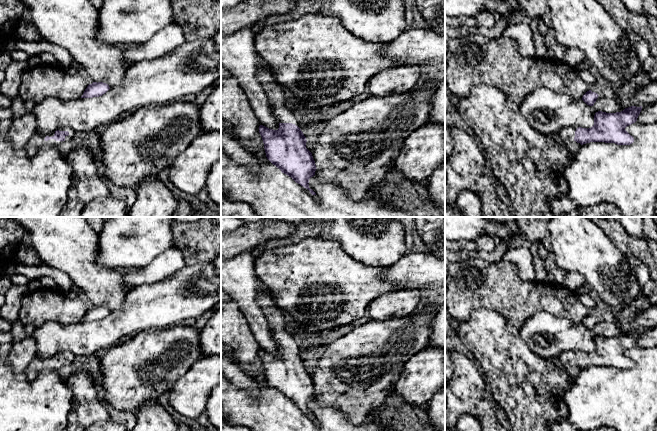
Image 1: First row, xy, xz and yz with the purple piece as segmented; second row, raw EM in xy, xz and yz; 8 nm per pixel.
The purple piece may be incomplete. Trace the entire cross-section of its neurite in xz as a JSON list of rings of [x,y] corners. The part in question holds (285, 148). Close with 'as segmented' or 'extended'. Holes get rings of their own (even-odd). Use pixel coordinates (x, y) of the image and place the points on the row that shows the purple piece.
[[[267,63],[258,73],[258,81],[262,84],[274,107],[274,113],[280,120],[277,130],[259,126],[267,159],[282,173],[308,189],[312,195],[316,195],[308,184],[317,169],[315,161],[312,153],[306,148],[307,140],[300,129],[299,121],[286,107],[282,89]]]; extended

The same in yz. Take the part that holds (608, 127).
[[[631,106],[616,113],[598,111],[594,115],[594,125],[591,128],[566,127],[559,132],[548,133],[547,135],[562,143],[574,140],[581,145],[590,142],[630,145],[634,142],[634,138],[625,128],[637,121],[641,110],[642,106]]]; extended

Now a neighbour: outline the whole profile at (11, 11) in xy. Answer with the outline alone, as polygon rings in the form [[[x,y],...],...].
[[[0,0],[0,51],[15,37],[15,29],[23,11],[24,5],[20,0]]]

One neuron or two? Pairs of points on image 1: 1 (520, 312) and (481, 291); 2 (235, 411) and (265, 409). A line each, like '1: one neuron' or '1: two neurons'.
1: one neuron
2: one neuron

